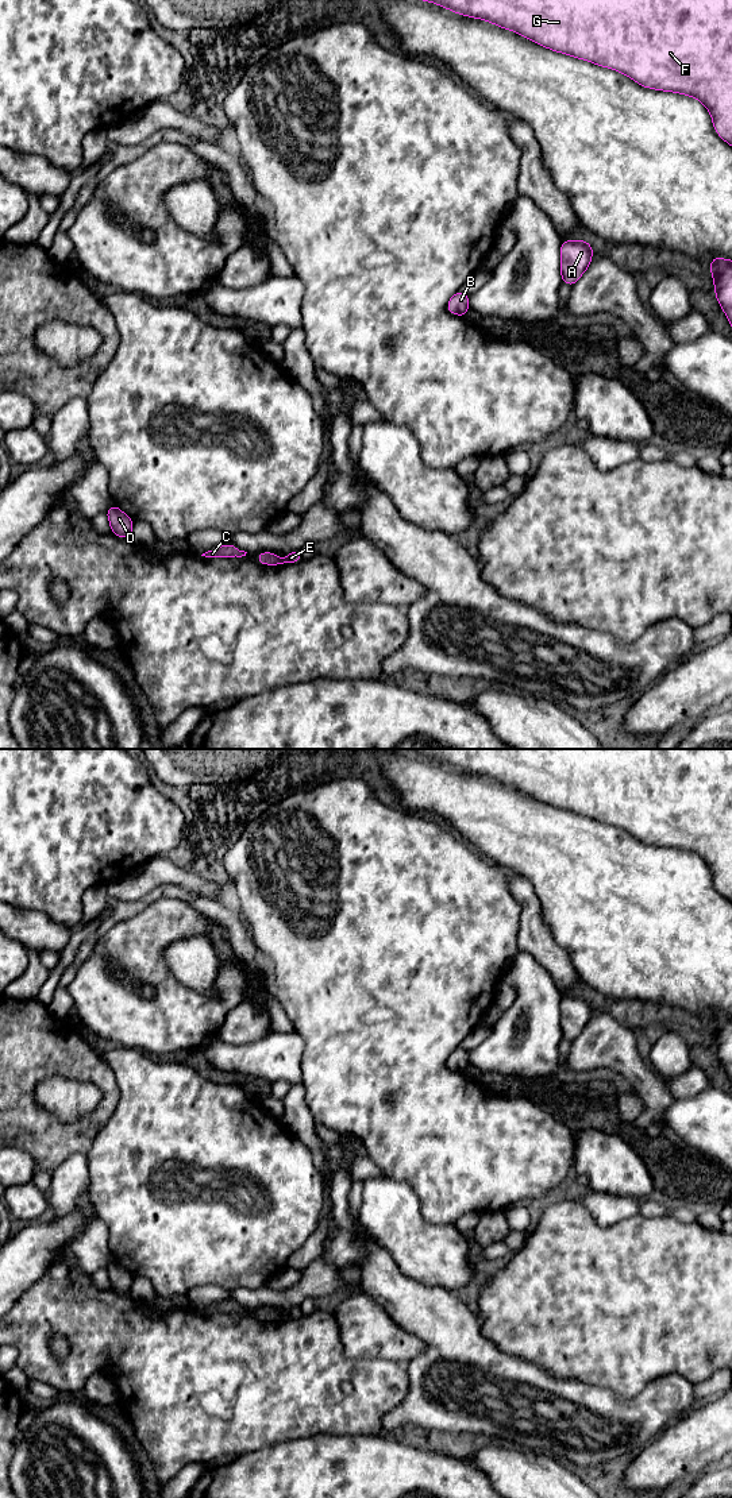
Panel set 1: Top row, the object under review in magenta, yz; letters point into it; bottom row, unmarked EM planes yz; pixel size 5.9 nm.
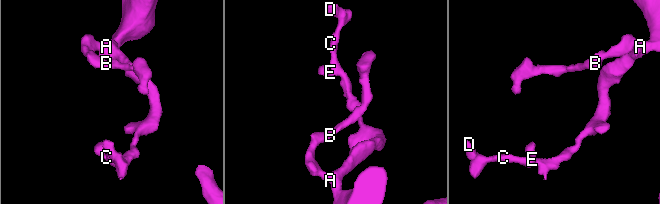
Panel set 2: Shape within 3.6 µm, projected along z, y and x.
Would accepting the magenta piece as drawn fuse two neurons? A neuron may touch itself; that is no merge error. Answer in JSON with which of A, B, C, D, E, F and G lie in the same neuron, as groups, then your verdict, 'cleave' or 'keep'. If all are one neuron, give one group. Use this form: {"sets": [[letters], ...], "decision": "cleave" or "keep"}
{"sets": [["A", "B", "C", "D", "E", "F", "G"]], "decision": "keep"}

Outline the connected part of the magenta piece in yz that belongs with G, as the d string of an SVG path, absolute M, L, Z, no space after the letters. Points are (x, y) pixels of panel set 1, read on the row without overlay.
M407 749L435 758L463 772L482 775L515 787L556 808L617 826L644 843L686 850L701 857L709 866L717 891L732 901L732 749Z

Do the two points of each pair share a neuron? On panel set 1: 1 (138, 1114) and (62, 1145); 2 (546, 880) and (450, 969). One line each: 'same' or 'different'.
1: different
2: different

